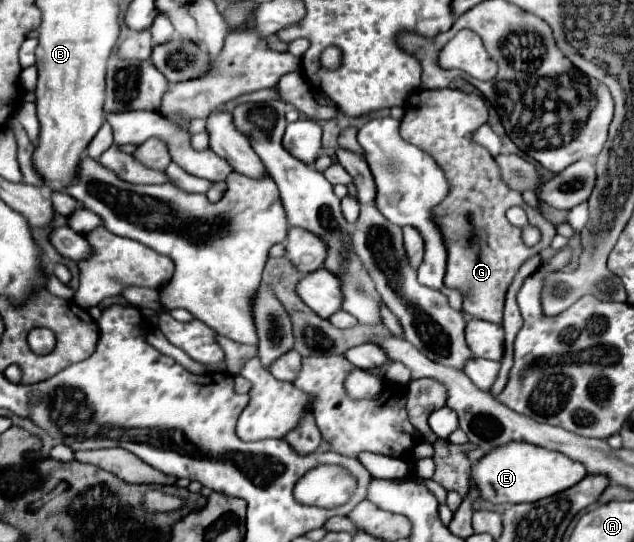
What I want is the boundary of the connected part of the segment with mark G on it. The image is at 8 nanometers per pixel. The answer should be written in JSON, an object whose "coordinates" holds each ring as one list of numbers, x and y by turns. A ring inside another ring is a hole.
{"coordinates":[[418,90,406,102,406,114,400,124,402,138,422,150,426,150,436,164,444,170,450,182,448,198,434,208,436,222,442,228,448,248,448,268,444,284,464,292,464,312,488,322,502,322,504,296,518,272,518,268,540,250,548,248,556,230,534,208,530,208,520,192,514,192,500,176,498,164,486,148,472,142,474,130,488,120,486,102,476,94,462,90],[520,206,528,214,530,226,536,226,542,234,536,246,522,242,522,230,512,226,506,218,506,210]]}

